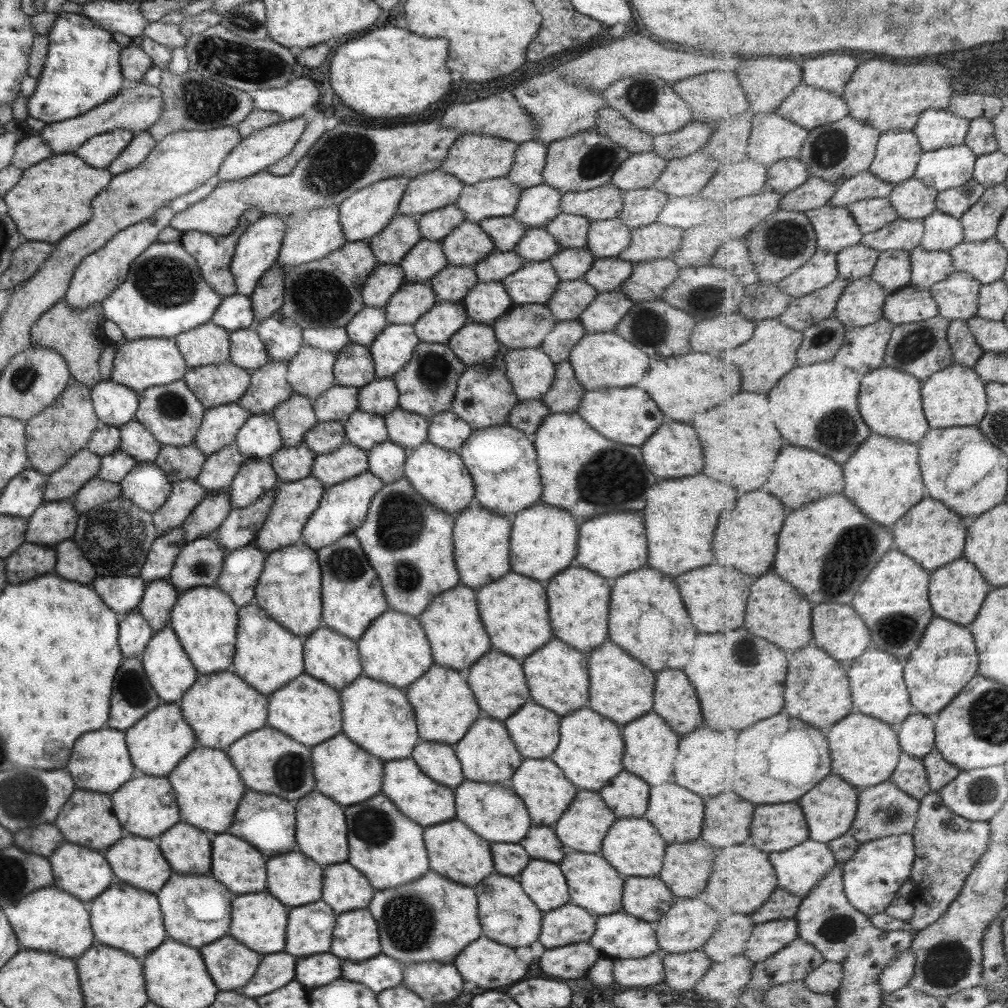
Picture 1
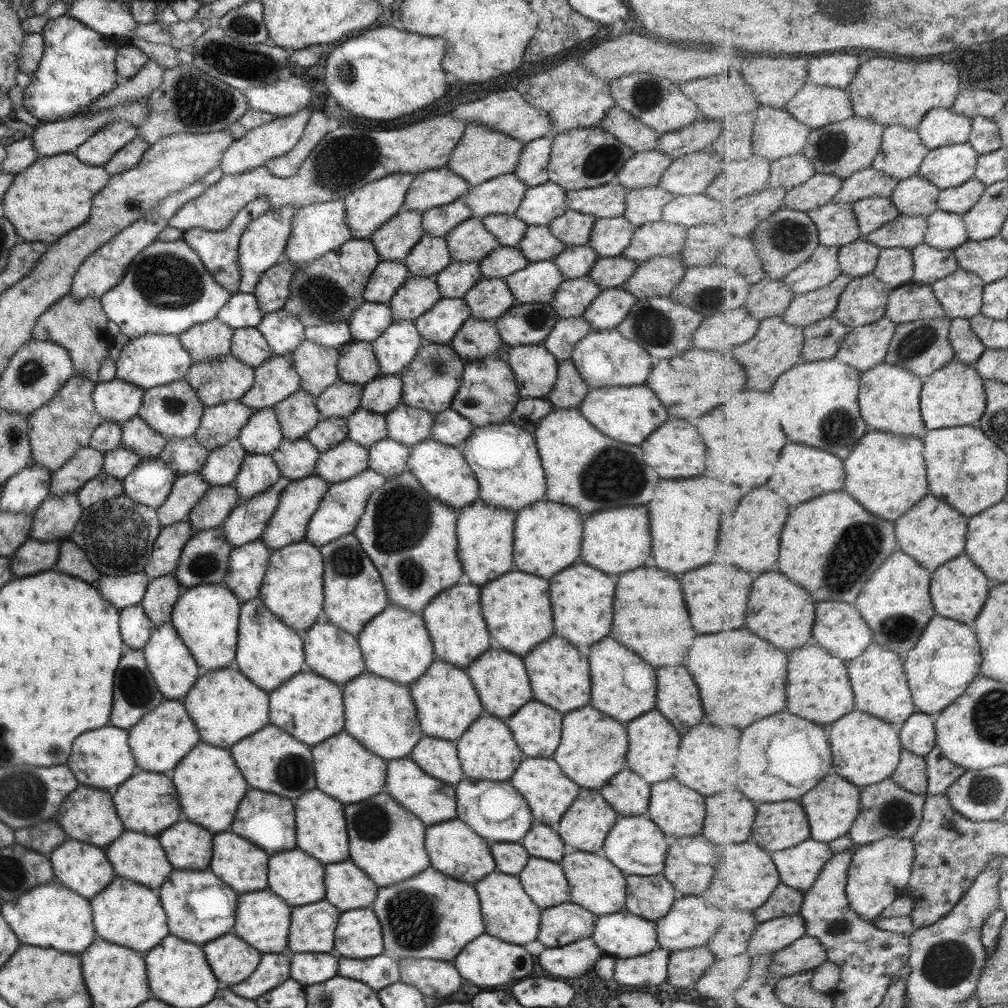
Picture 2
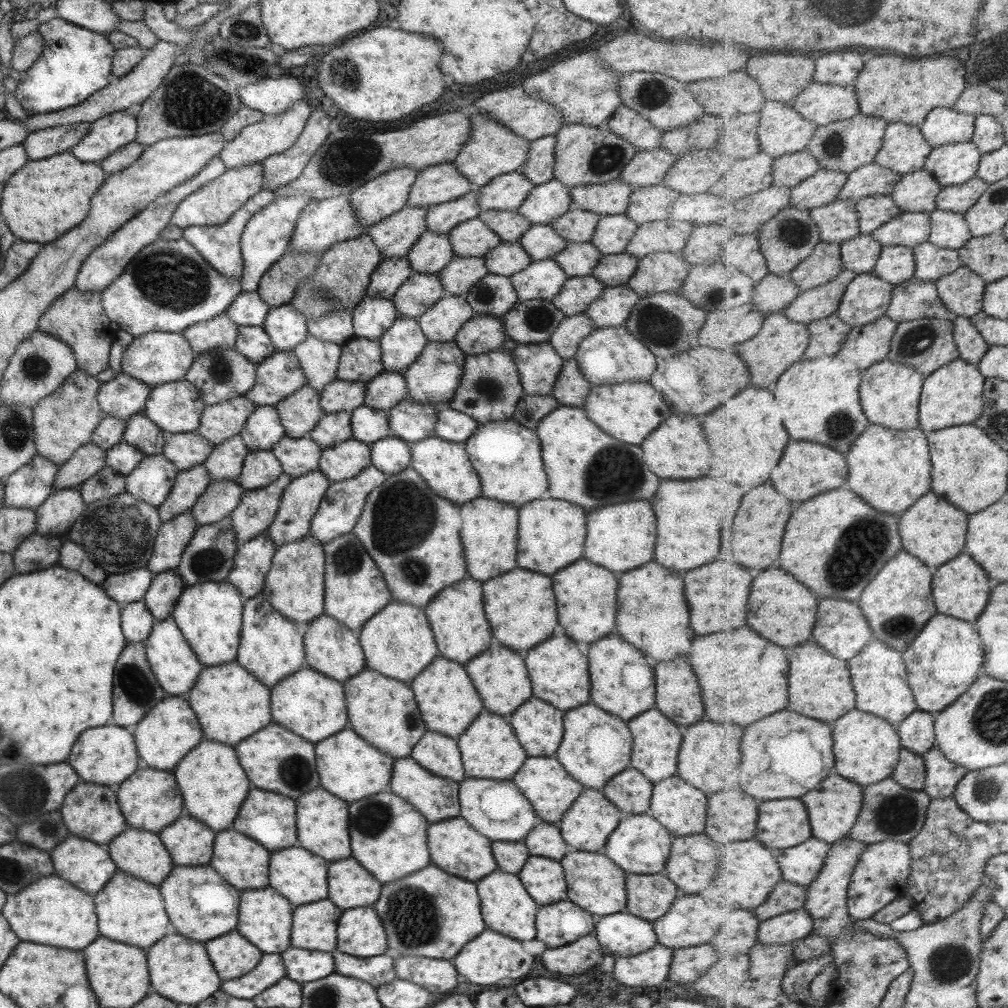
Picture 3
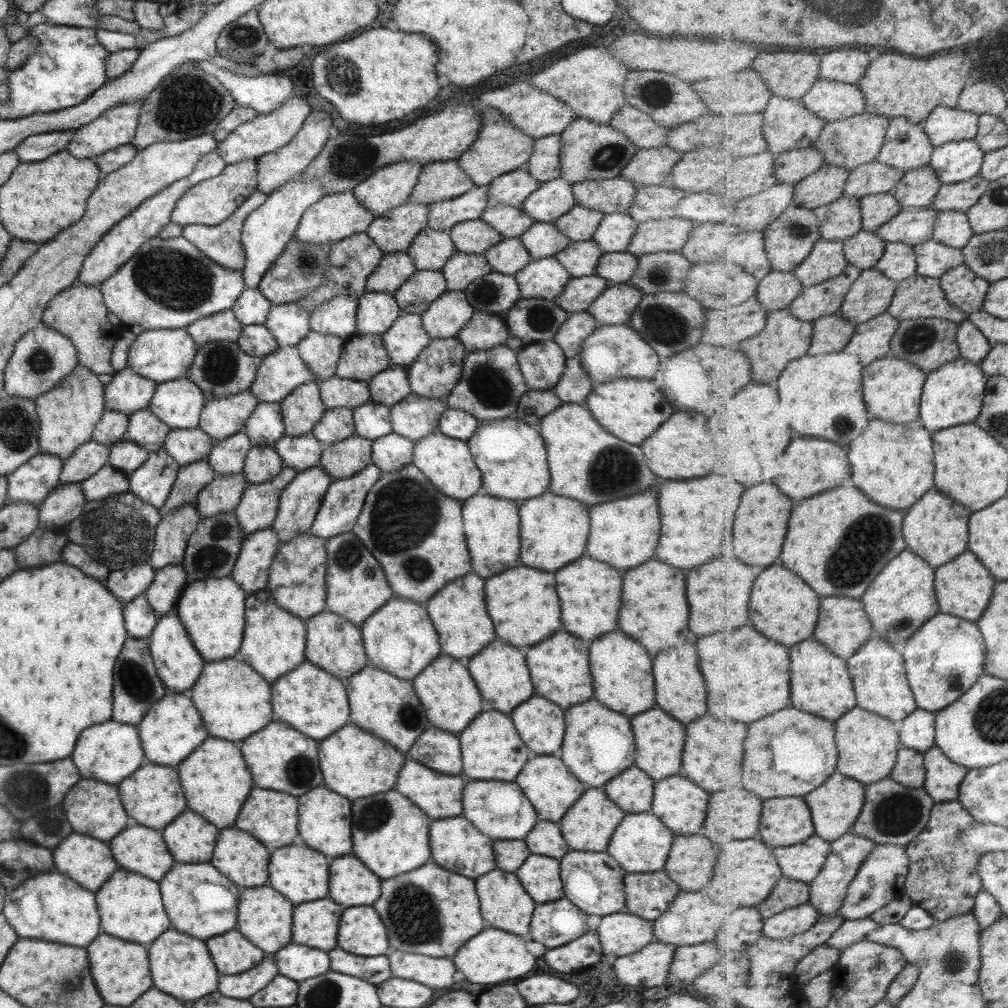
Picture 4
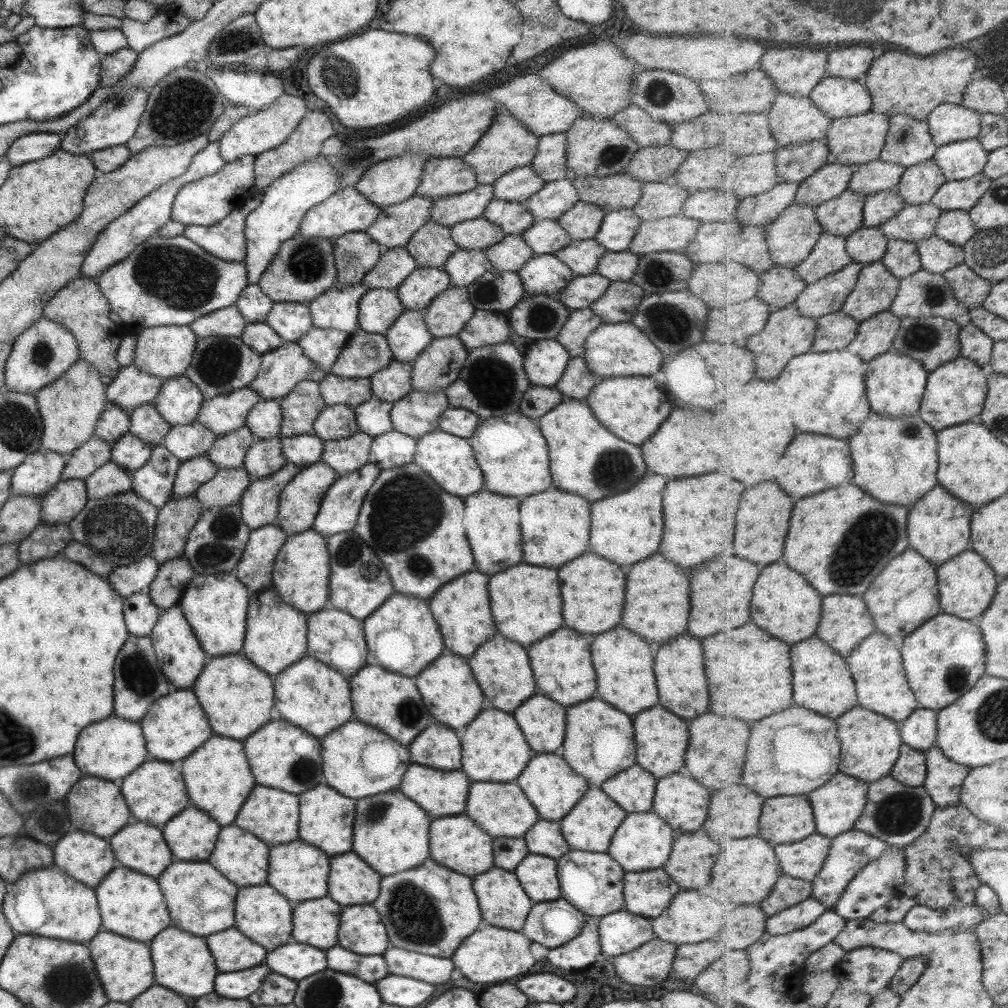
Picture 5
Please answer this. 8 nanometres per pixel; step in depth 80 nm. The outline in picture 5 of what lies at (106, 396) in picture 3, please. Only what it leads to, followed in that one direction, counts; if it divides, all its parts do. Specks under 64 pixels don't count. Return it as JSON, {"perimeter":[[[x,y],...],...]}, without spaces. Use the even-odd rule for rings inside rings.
{"perimeter":[[[132,364],[120,367],[112,381],[106,385],[107,403],[129,416],[135,408],[152,402],[161,383],[159,378],[141,372]]]}

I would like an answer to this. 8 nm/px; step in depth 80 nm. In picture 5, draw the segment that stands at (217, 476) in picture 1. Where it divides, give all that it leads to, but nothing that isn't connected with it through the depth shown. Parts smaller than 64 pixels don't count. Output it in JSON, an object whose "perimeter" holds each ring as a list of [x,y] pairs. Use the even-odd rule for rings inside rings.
{"perimeter":[[[243,426],[225,435],[216,436],[205,456],[217,469],[241,469],[246,450],[254,442],[251,431]]]}

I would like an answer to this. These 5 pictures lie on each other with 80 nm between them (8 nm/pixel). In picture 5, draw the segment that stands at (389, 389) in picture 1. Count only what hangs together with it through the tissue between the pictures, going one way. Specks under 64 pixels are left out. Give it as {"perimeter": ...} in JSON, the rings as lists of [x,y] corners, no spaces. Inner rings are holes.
{"perimeter":[[[392,360],[385,368],[368,378],[372,397],[391,404],[397,402],[397,399],[403,398],[412,390],[411,371],[411,362]]]}

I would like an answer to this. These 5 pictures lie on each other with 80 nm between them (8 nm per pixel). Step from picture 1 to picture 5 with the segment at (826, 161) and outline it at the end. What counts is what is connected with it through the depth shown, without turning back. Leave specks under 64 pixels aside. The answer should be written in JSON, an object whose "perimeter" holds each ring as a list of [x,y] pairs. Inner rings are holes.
{"perimeter":[[[871,110],[867,114],[834,119],[826,136],[832,154],[828,162],[858,166],[880,159],[890,131],[890,117],[889,114],[881,114]]]}

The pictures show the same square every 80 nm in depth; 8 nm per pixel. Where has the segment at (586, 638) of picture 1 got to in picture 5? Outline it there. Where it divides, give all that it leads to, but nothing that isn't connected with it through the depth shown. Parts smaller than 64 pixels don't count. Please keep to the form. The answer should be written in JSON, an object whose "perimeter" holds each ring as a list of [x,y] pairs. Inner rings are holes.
{"perimeter":[[[588,550],[579,558],[563,564],[557,570],[557,578],[561,582],[559,586],[559,594],[563,600],[561,614],[567,628],[573,628],[579,634],[590,638],[617,626],[623,608],[625,576],[613,562],[607,562]]]}

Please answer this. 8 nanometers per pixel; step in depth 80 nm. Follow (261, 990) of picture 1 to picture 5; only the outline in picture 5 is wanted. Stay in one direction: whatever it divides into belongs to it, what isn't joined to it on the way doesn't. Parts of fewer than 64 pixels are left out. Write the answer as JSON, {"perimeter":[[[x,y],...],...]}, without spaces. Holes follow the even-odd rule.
{"perimeter":[[[255,966],[241,972],[229,972],[229,974],[217,974],[215,976],[215,992],[223,998],[231,1000],[246,999],[253,994],[261,982],[269,974],[268,966]]]}

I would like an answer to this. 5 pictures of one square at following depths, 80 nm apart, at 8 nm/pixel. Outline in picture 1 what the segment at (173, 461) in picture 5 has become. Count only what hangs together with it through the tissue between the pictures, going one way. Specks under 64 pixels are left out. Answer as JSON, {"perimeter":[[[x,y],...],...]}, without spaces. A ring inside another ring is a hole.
{"perimeter":[[[141,463],[118,482],[120,496],[137,508],[154,513],[165,502],[171,482],[154,463]]]}

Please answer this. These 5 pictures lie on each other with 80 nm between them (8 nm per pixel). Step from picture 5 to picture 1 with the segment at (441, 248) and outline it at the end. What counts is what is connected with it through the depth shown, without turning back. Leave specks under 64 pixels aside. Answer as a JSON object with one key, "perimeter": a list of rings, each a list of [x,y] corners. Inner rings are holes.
{"perimeter":[[[419,239],[398,262],[406,282],[426,282],[435,276],[448,262],[439,241]]]}

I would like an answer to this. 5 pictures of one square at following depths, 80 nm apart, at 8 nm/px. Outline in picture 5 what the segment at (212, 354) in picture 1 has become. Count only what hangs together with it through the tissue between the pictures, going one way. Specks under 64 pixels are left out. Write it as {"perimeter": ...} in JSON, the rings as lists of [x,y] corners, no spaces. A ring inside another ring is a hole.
{"perimeter":[[[233,304],[221,310],[214,310],[212,313],[204,314],[188,324],[197,339],[208,336],[231,336],[240,338],[245,326],[243,317],[239,314]]]}

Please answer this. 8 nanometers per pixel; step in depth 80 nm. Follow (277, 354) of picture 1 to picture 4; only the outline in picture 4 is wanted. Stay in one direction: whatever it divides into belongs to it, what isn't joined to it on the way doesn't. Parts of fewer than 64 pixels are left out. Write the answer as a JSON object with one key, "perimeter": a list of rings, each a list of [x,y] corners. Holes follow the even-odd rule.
{"perimeter":[[[295,303],[271,305],[264,325],[278,347],[295,347],[310,331],[308,317],[309,314]]]}

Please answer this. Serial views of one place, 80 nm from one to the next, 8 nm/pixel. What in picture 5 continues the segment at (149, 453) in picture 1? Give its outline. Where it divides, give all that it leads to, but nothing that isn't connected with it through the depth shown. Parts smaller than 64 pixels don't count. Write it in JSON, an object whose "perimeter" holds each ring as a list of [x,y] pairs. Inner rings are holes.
{"perimeter":[[[151,404],[135,408],[129,415],[129,421],[128,432],[141,442],[148,444],[151,449],[161,444],[170,430],[170,425],[163,421]]]}

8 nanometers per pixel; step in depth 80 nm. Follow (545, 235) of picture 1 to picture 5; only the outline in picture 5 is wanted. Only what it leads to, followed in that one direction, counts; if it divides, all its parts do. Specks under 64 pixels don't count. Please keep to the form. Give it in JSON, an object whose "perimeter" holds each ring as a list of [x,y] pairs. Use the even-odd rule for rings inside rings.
{"perimeter":[[[534,220],[532,225],[524,230],[520,237],[528,244],[533,256],[555,254],[565,248],[570,236],[556,223],[555,220]]]}

